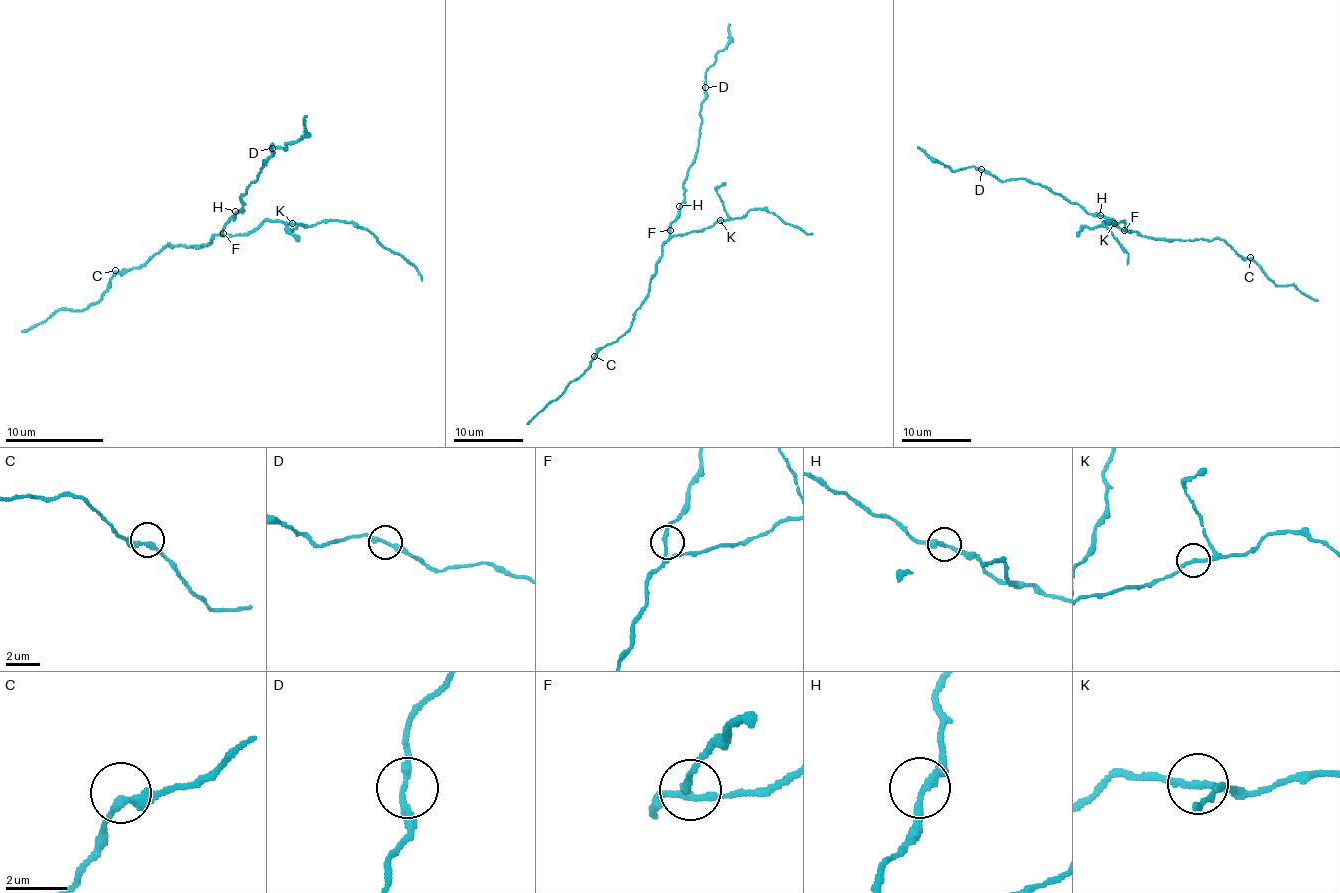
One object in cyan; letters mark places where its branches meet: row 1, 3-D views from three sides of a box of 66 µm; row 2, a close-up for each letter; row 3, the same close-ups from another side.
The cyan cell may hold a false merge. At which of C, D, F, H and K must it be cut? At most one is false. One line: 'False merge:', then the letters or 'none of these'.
False merge: none of these

